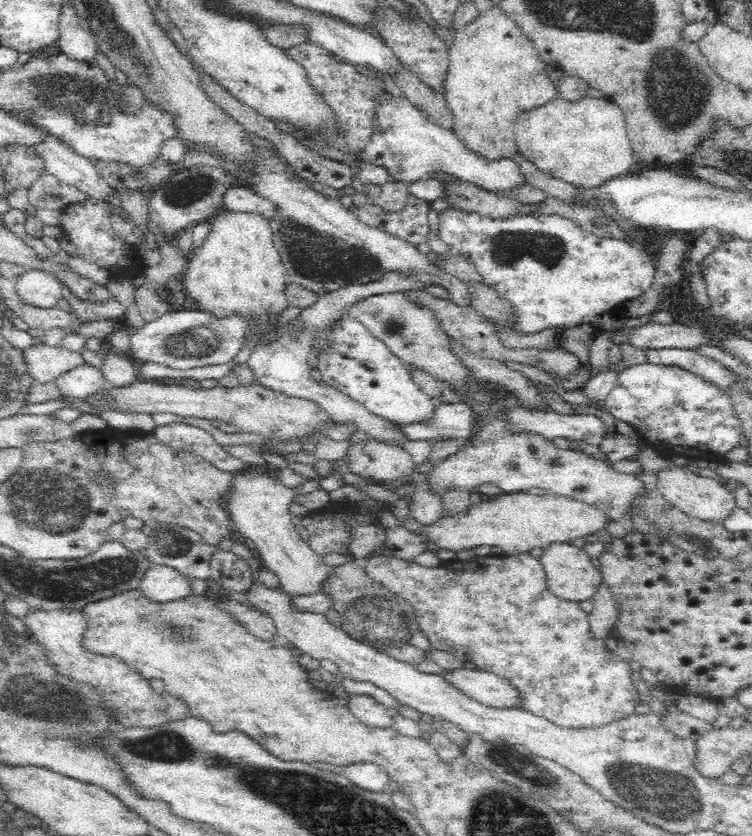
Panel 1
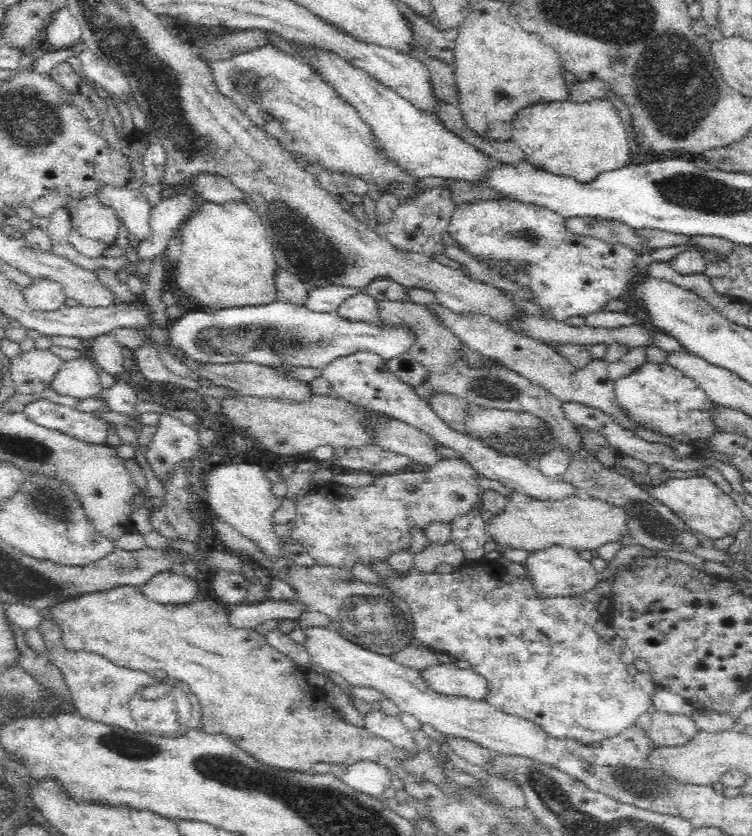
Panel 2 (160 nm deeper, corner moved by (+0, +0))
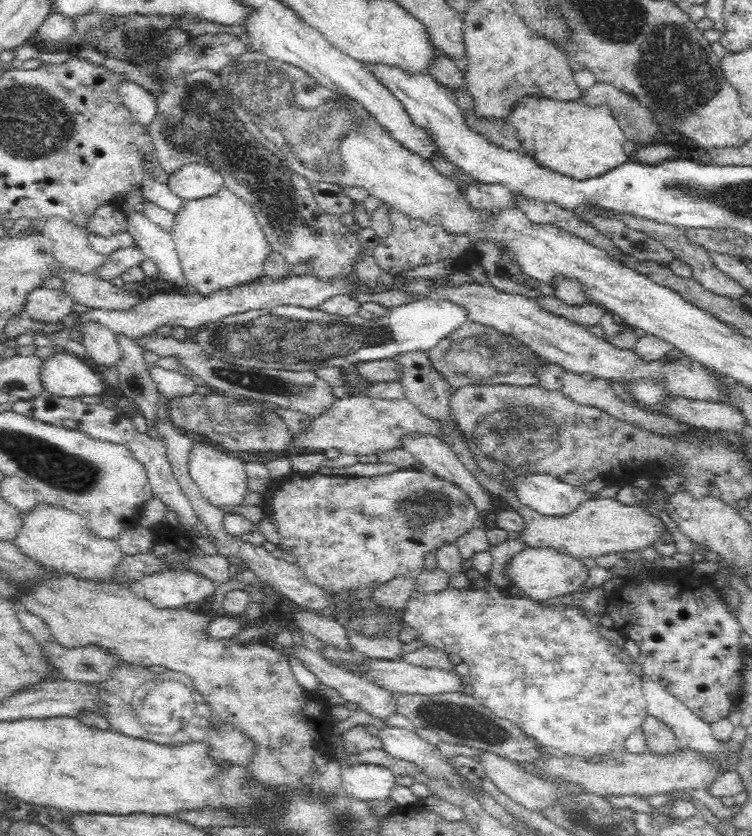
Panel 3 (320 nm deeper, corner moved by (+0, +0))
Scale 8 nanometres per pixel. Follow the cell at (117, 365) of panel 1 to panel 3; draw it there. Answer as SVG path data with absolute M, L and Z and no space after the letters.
M88 322L82 326L80 332L82 332L82 344L97 368L114 366L120 360L122 351L117 334L108 330L108 327Z

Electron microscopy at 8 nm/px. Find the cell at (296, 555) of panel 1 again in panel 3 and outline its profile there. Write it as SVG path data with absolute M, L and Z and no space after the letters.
M199 440L194 442L188 460L188 470L192 480L210 504L218 508L230 508L230 510L244 506L244 498L250 494L250 487L248 487L250 479L246 472L246 463L239 458L231 457L220 451L218 447Z

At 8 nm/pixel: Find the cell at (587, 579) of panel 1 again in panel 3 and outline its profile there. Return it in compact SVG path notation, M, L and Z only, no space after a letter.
M550 547L528 548L516 554L506 568L510 587L524 591L533 601L550 600L564 594L578 594L578 588L588 582L589 570L582 559Z

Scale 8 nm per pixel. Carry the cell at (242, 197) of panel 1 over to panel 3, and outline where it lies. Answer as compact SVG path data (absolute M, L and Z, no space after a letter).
M192 163L172 174L167 185L184 202L216 195L225 187L225 181L209 167Z

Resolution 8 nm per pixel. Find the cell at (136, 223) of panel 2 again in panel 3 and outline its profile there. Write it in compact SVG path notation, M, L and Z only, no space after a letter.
M124 210L122 215L126 220L126 231L131 235L135 246L142 250L146 258L158 263L160 278L175 286L186 287L187 282L182 276L171 236L138 210Z

